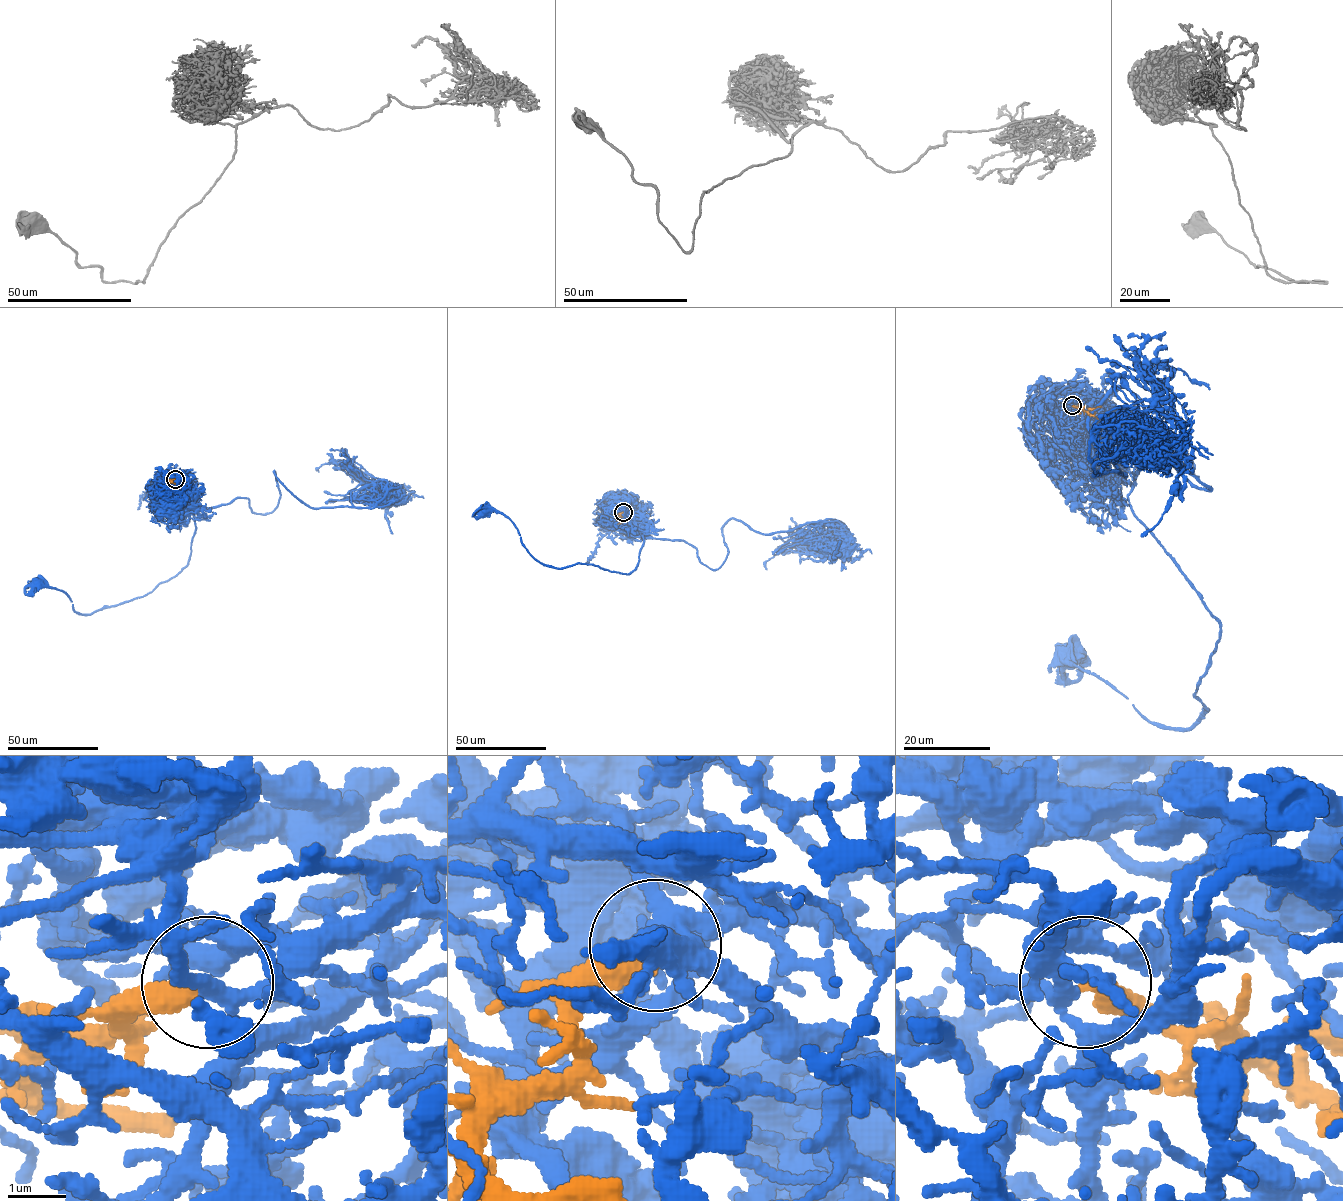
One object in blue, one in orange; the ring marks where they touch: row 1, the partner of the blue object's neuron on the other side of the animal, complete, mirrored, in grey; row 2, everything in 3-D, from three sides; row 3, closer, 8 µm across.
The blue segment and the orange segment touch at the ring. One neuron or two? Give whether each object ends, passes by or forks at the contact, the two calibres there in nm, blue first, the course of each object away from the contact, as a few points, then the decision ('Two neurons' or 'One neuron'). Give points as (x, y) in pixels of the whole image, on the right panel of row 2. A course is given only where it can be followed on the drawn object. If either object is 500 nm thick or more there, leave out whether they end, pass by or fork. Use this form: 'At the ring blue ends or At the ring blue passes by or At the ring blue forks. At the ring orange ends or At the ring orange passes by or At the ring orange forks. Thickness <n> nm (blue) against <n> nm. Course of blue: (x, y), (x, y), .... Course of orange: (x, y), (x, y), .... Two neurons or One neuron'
At the ring blue forks. At the ring orange ends. Thickness 190 nm (blue) against 420 nm. Course of blue: (1072, 406), (1097, 472), (1130, 485), (1220, 637), (1190, 727), (1158, 727), (1068, 654). Course of orange: (1072, 405), (1098, 419). One neuron

